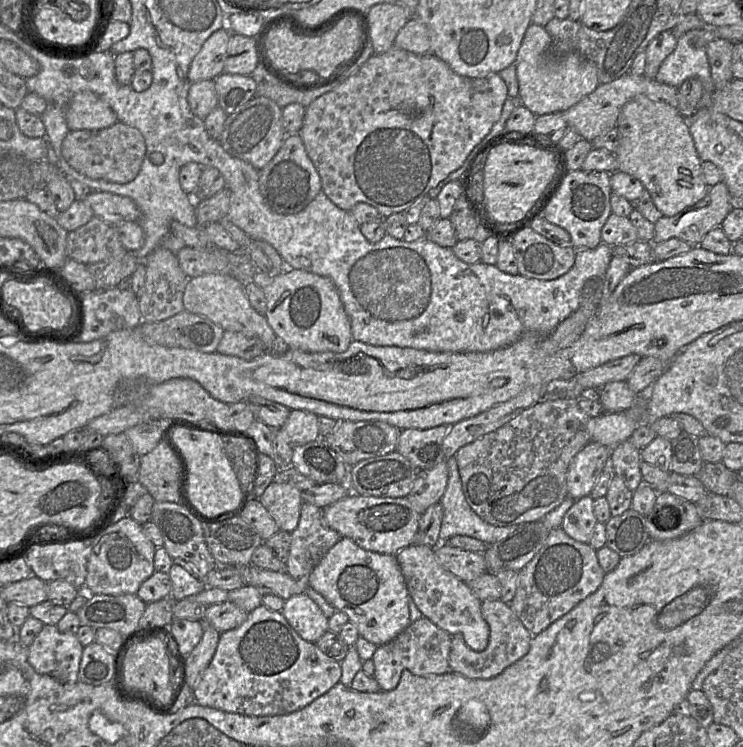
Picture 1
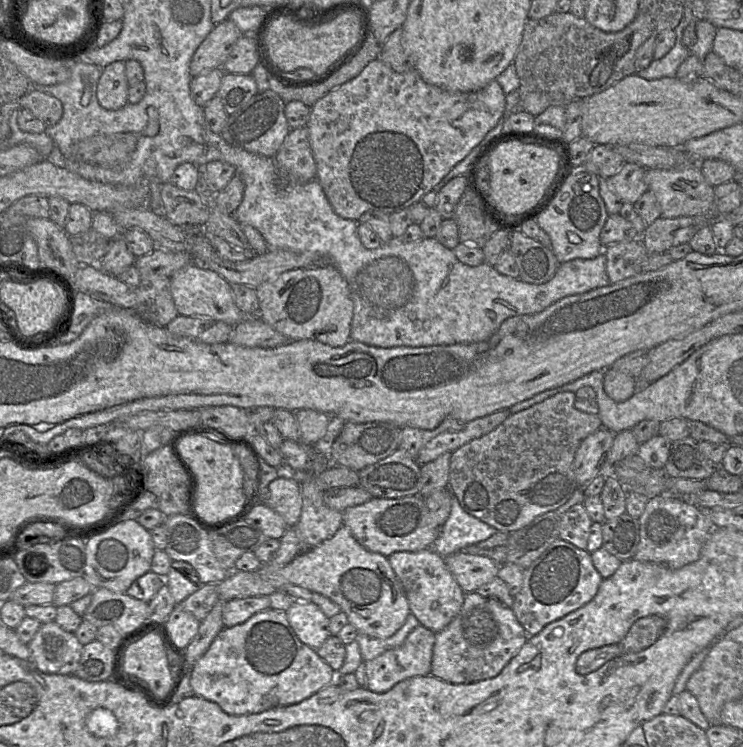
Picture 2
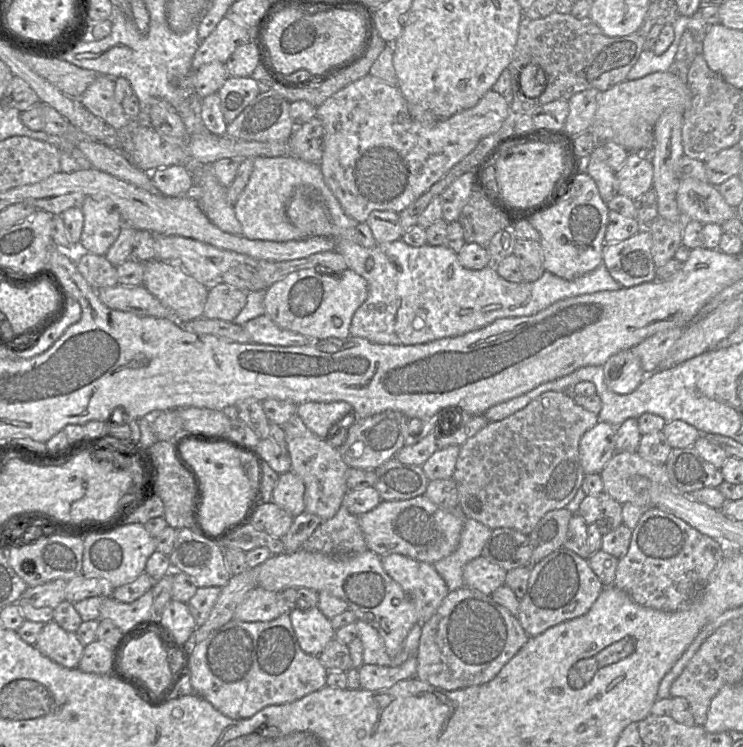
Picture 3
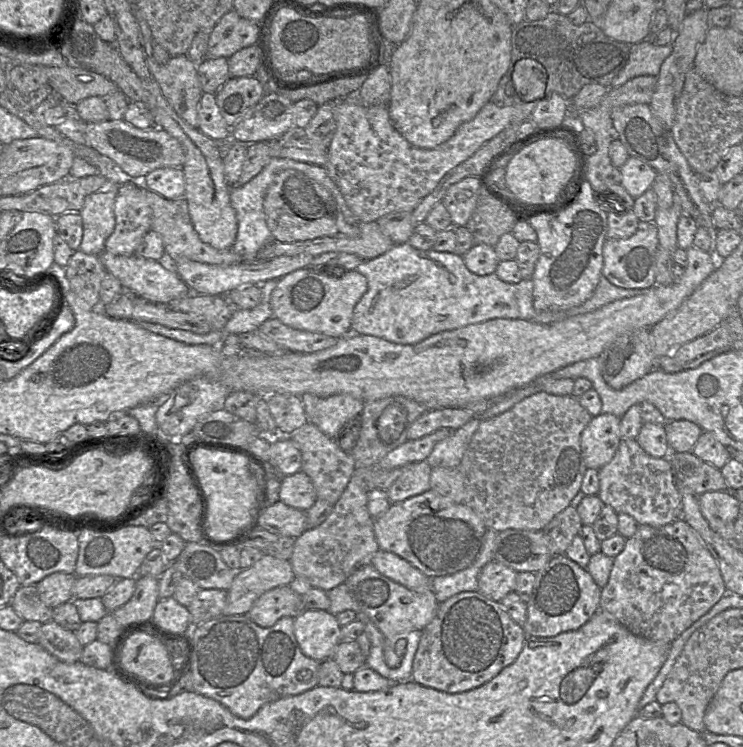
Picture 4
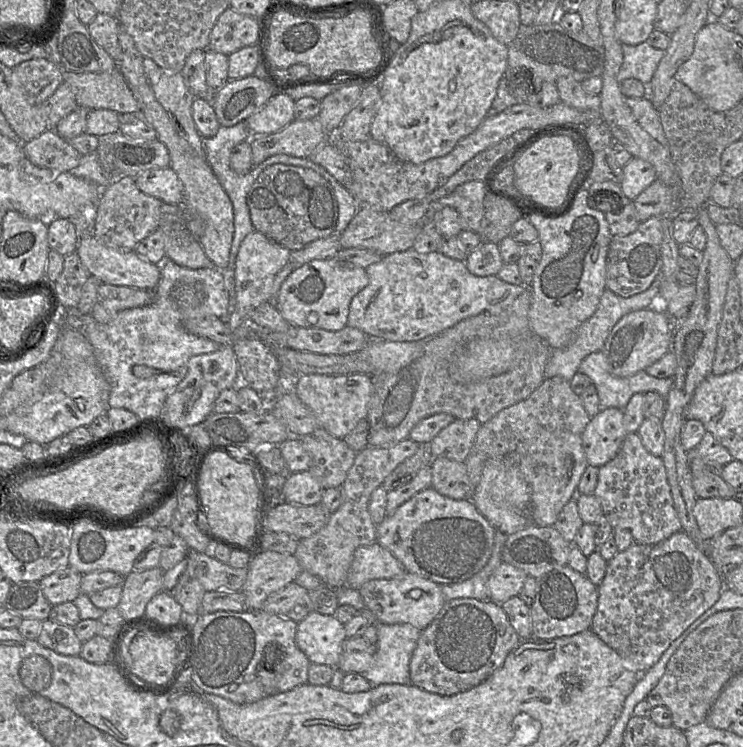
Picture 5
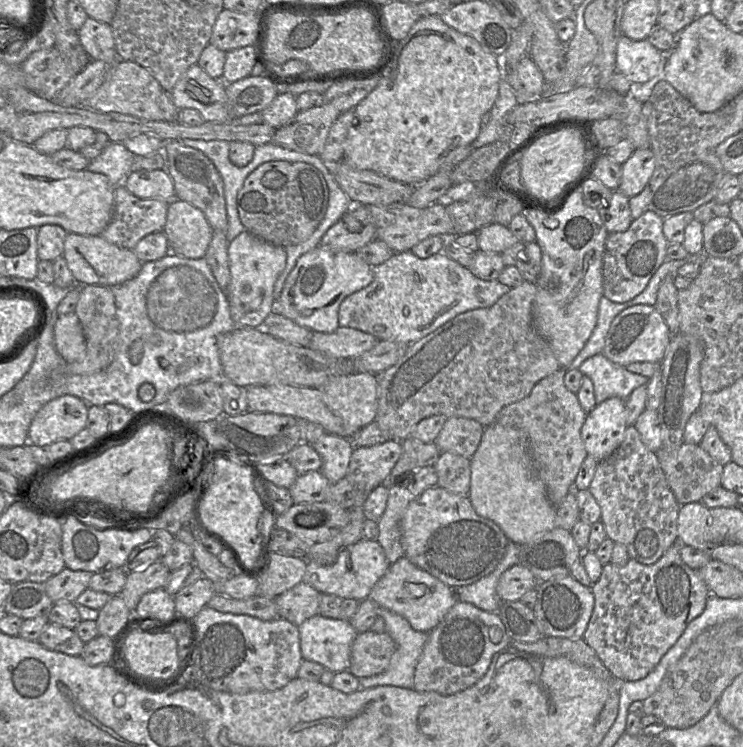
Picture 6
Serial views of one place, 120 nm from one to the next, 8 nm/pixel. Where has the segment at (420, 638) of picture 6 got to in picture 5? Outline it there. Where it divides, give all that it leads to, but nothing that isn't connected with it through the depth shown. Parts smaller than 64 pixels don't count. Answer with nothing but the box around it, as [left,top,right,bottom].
[364,623,423,685]

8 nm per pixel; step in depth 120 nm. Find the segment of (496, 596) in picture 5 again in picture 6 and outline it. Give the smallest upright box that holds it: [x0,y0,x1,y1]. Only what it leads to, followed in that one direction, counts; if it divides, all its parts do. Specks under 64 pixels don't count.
[497,563,538,601]

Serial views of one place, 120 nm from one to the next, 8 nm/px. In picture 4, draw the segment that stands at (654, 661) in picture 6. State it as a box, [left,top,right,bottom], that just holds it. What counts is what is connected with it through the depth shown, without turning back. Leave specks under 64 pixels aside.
[599,518,726,643]

